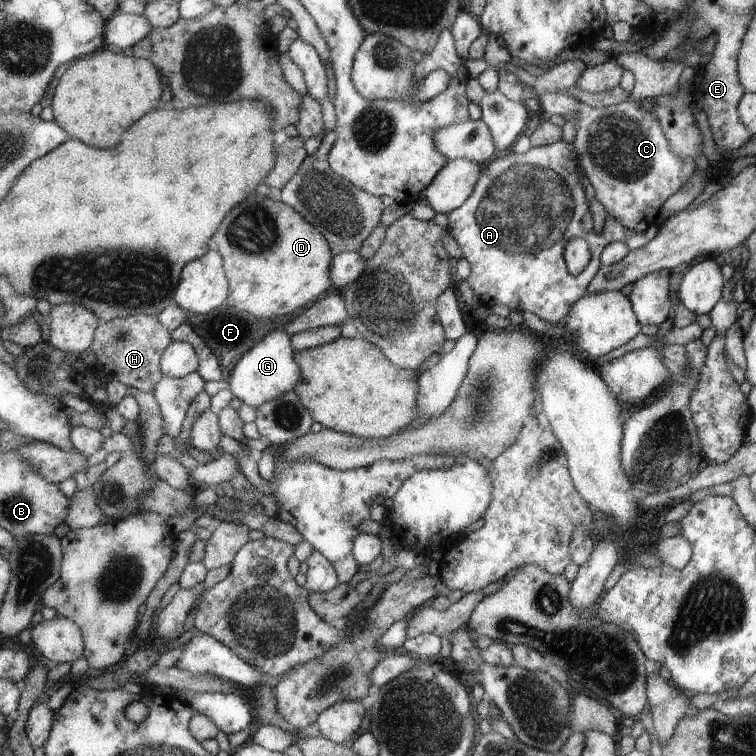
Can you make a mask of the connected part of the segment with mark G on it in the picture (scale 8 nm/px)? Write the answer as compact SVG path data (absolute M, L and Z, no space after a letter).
M279 327L277 331L264 336L252 350L248 350L226 377L229 390L242 403L258 408L264 402L280 398L282 394L294 390L303 381L303 372L295 359L294 348L291 347L291 336Z

